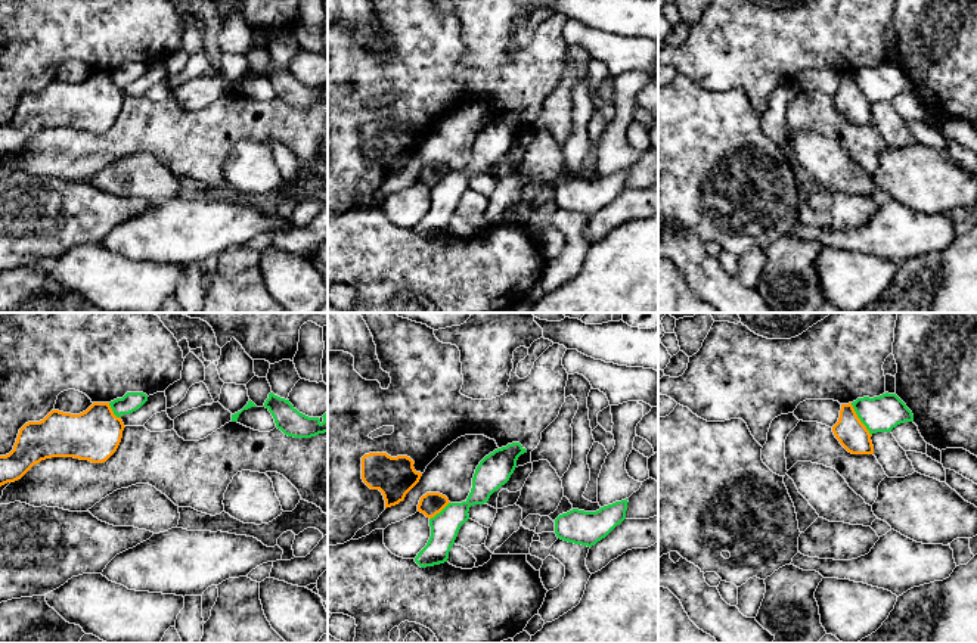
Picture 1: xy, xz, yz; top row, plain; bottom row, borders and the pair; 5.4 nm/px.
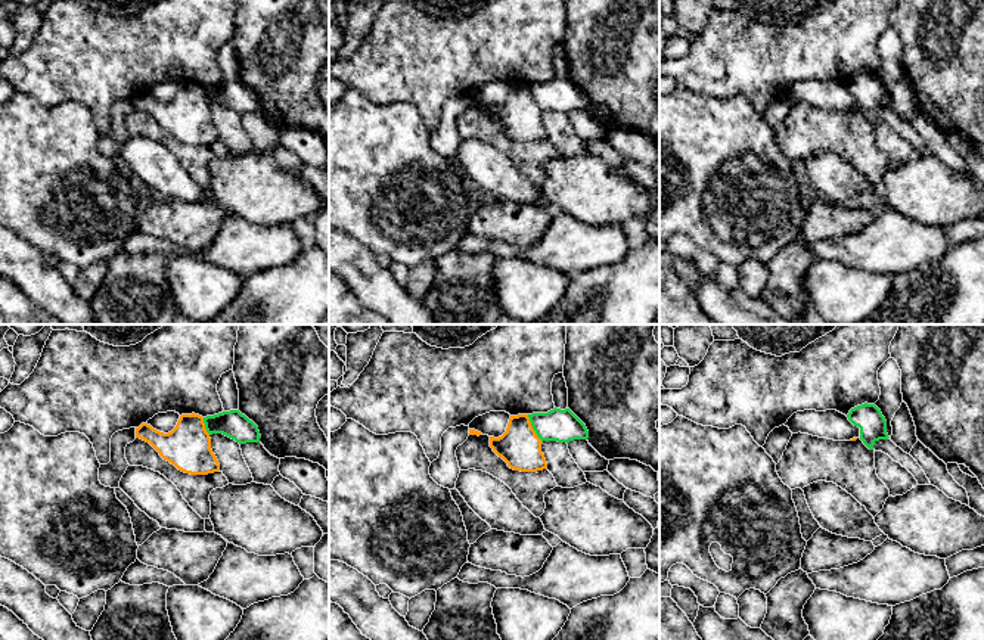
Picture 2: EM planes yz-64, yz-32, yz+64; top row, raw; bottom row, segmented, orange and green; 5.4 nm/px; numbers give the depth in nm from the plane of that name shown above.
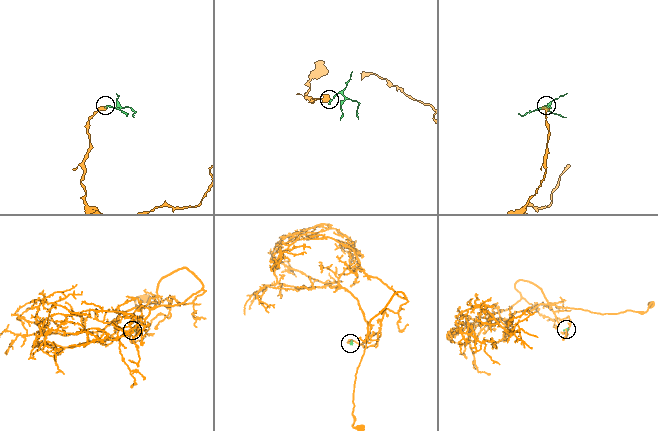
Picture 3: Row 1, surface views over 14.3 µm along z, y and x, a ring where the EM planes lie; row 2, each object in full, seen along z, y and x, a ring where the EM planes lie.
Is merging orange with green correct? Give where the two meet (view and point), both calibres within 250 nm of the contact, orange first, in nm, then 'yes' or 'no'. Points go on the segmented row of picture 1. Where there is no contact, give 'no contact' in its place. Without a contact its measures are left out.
meets orange in yz at (859, 419); 160 nm thick on the orange side, 200 nm on the other; no

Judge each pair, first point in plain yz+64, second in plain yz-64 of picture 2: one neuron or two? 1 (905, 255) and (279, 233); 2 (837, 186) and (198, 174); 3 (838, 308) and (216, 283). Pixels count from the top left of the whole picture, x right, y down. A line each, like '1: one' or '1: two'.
1: one
2: two
3: one

